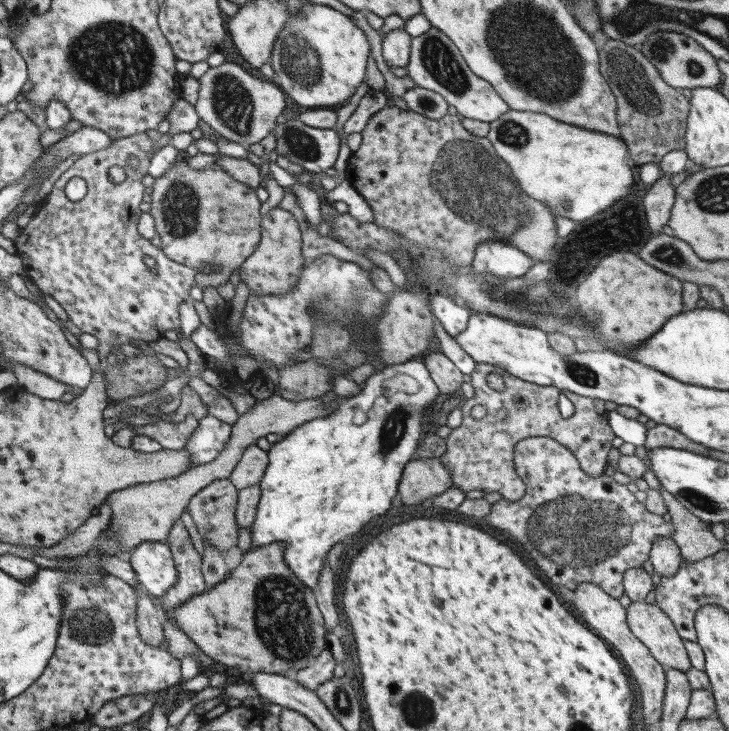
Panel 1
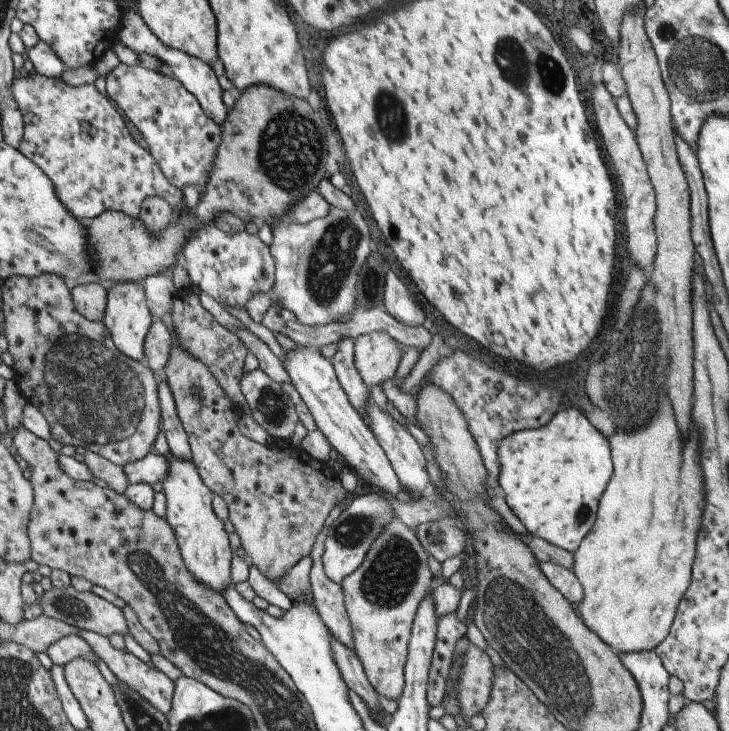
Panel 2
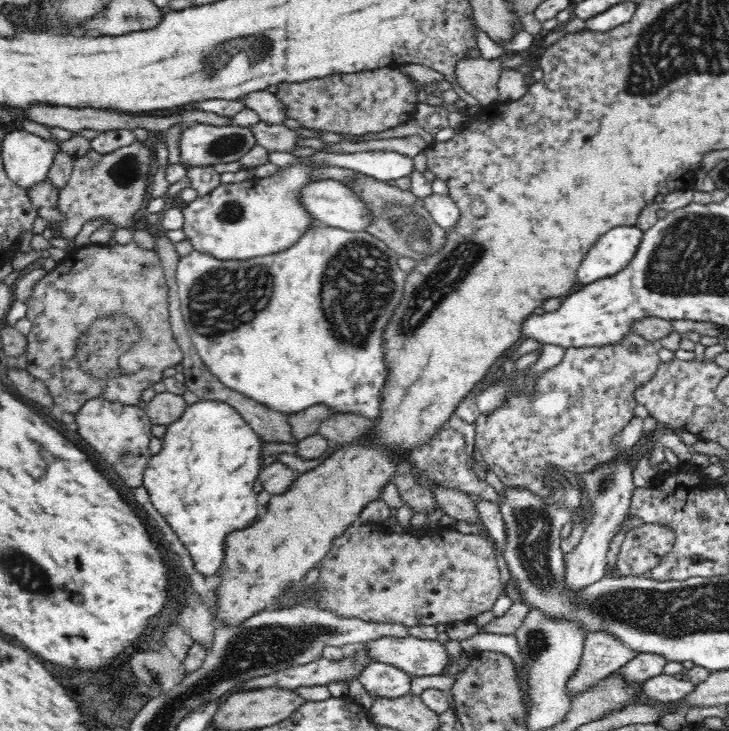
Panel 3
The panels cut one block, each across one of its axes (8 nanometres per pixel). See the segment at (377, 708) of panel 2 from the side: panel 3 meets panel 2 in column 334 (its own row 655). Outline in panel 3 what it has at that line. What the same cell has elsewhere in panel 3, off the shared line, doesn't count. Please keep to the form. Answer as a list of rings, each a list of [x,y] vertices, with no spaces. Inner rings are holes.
[[[640,653],[614,673],[628,683],[640,684],[649,678],[662,674],[666,659],[652,653]]]

